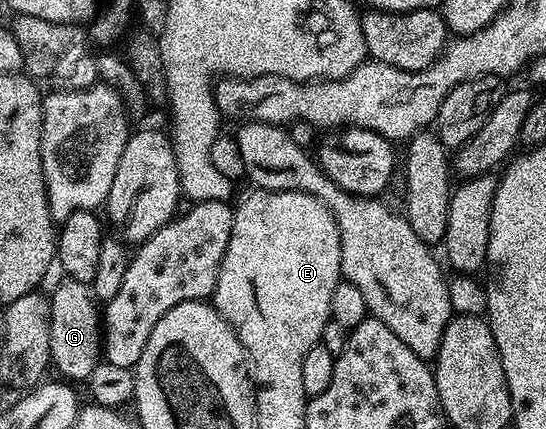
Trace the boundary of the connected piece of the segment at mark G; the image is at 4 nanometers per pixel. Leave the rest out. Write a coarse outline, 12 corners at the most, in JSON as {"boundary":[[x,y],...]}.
{"boundary":[[86,281],[49,293],[51,365],[86,382],[101,309]]}

